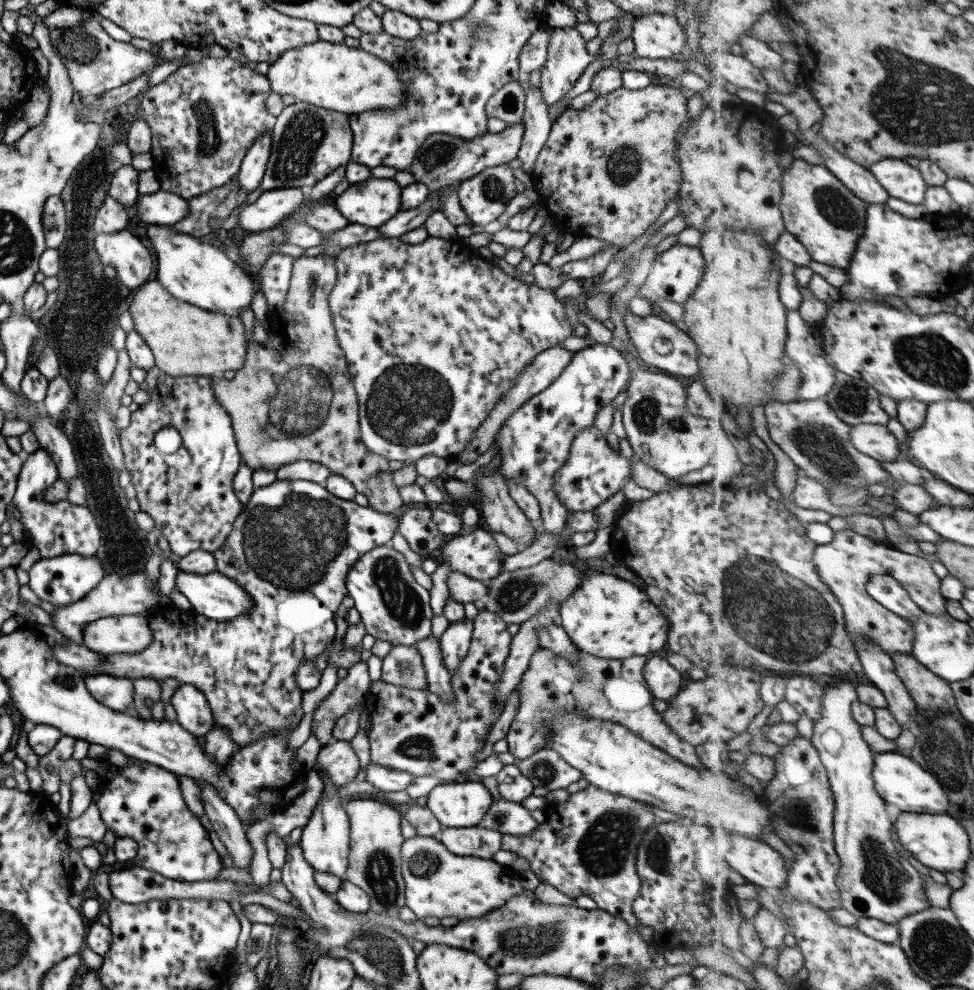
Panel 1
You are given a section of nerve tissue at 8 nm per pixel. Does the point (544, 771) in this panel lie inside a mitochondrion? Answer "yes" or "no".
yes

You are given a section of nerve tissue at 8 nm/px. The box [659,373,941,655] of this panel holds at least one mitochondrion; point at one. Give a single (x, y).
(819, 444)

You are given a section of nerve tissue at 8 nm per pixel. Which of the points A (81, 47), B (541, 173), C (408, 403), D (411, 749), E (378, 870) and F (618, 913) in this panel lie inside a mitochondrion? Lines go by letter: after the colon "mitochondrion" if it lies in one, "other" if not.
A: mitochondrion
B: other
C: mitochondrion
D: mitochondrion
E: mitochondrion
F: other

